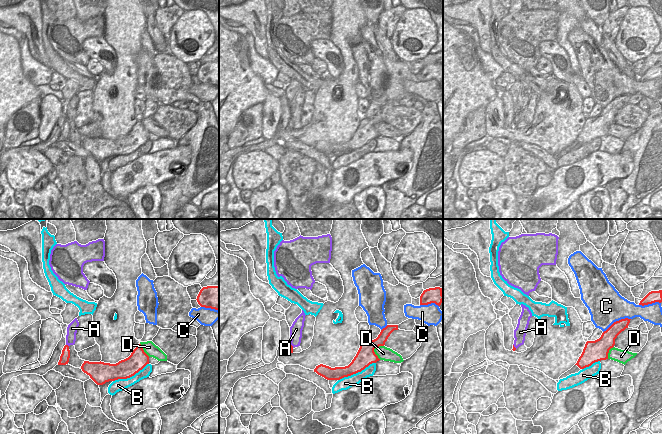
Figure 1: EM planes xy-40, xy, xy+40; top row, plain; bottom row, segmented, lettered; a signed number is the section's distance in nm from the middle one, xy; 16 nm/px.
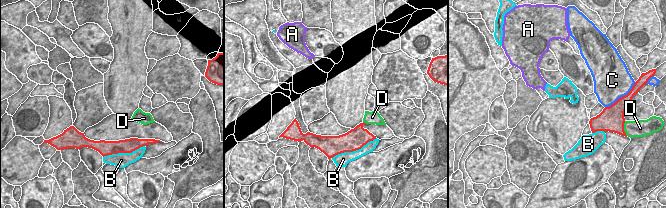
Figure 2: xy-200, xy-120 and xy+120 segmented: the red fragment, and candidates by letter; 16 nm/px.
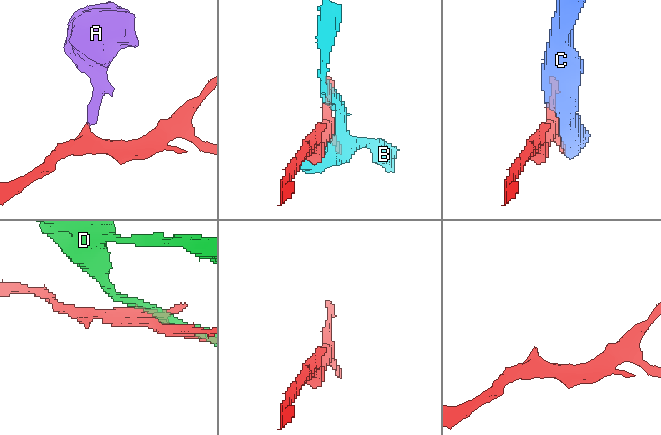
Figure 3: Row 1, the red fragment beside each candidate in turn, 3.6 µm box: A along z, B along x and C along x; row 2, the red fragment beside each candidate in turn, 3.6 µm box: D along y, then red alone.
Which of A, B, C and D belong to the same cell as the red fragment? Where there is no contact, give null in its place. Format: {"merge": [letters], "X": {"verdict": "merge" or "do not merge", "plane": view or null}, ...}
{"merge": ["A"], "A": {"verdict": "merge", "plane": "xy-40"}, "B": {"verdict": "do not merge", "plane": "xy"}, "C": {"verdict": "do not merge", "plane": "xy+40"}, "D": {"verdict": "do not merge", "plane": "xy"}}

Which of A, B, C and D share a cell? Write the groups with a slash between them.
A / B / C / D

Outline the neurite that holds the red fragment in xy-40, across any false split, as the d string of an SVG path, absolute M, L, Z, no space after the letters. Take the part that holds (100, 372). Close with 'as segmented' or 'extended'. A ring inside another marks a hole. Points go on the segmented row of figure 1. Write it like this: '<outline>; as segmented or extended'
M138 344L131 355L116 364L84 361L81 369L97 384L103 385L109 381L127 379L134 376L149 364L149 356Z; as segmented

